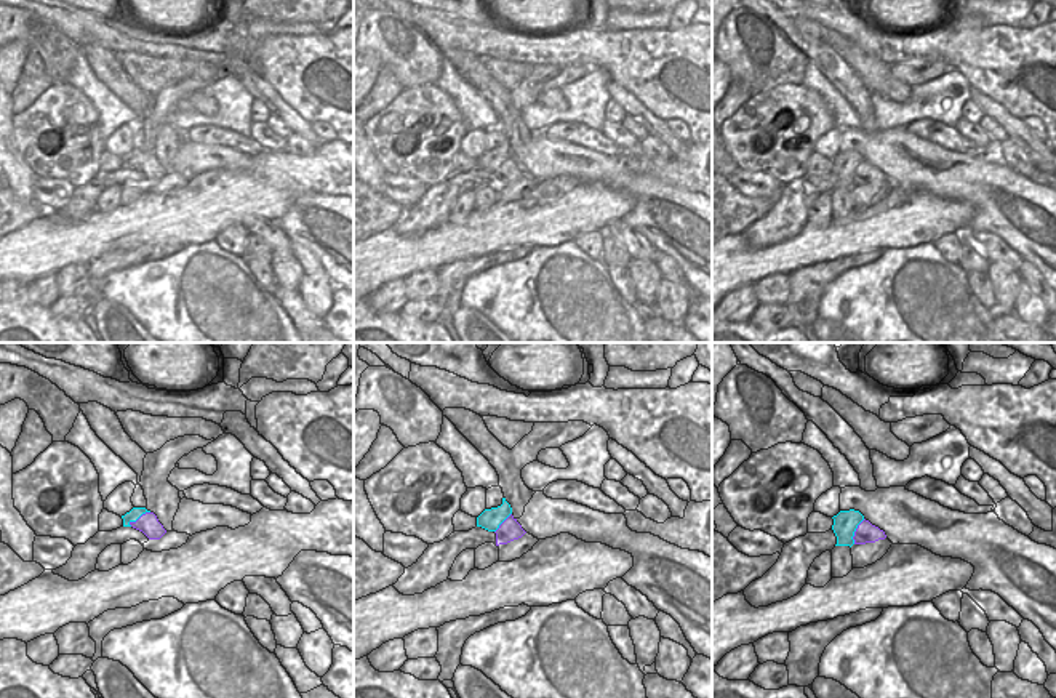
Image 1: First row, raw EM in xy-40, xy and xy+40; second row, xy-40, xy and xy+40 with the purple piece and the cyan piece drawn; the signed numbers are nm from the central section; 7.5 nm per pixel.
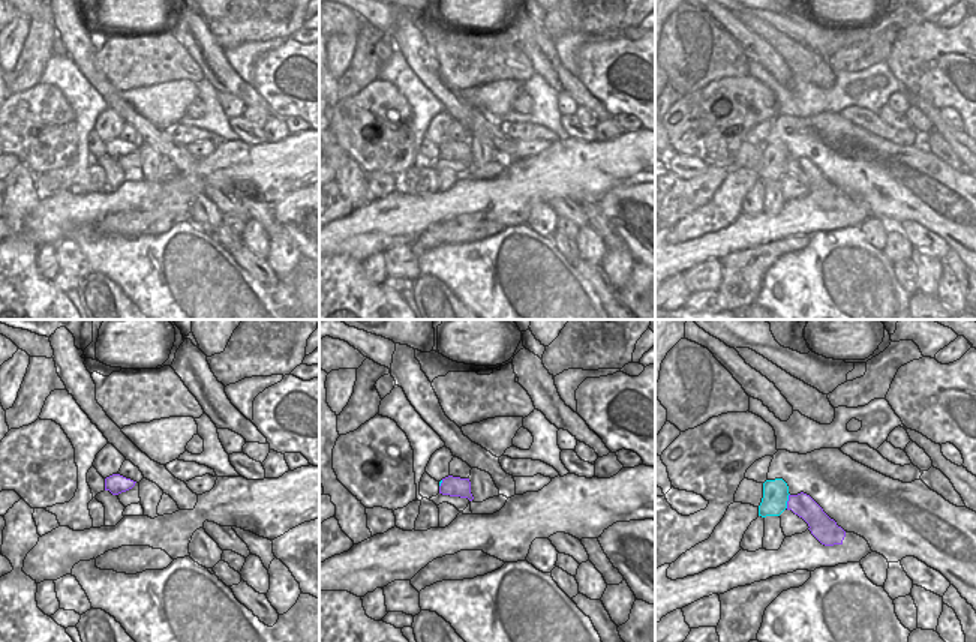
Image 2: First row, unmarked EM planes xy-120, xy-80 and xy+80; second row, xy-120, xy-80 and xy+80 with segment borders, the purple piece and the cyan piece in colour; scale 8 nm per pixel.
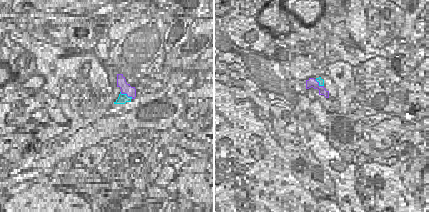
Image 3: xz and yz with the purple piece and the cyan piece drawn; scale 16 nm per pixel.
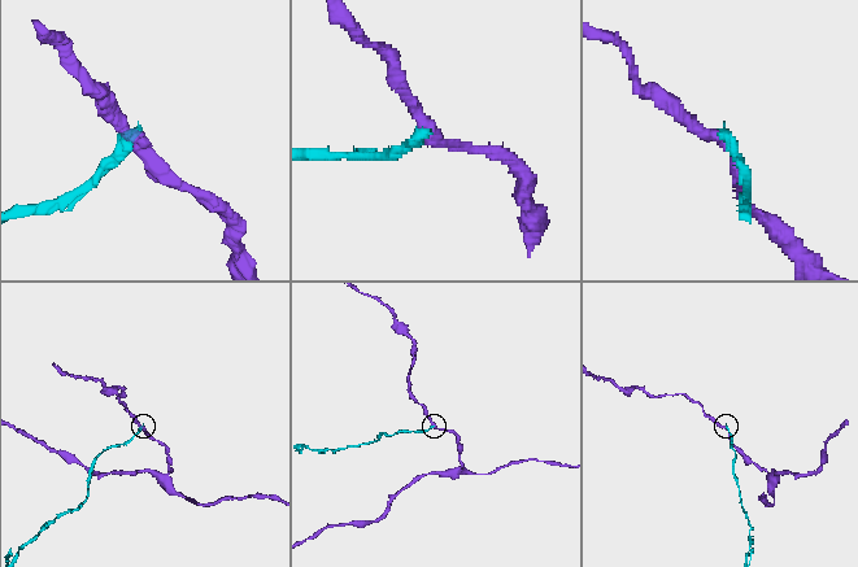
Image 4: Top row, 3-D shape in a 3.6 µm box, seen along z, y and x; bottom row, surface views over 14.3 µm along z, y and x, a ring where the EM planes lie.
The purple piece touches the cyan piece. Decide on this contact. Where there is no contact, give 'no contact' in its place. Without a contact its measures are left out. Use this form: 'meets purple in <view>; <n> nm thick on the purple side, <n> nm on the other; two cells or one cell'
meets purple in xy+40; 150 nm thick on the purple side, 190 nm on the other; two cells

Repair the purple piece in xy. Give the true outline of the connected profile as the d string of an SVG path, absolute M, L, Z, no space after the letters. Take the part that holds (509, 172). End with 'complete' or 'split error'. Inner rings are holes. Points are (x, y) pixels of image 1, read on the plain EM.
M510 155L494 173L496 174L496 187L507 186L514 181L522 179L526 173L517 163L517 160Z; complete

